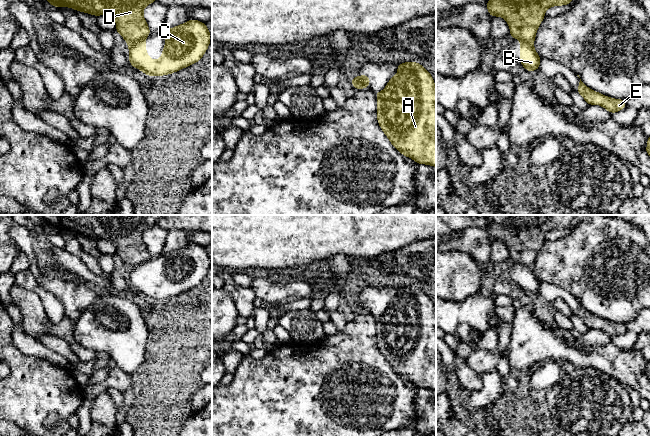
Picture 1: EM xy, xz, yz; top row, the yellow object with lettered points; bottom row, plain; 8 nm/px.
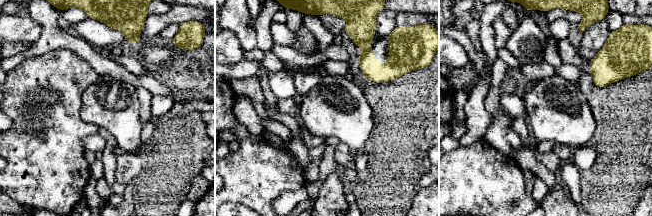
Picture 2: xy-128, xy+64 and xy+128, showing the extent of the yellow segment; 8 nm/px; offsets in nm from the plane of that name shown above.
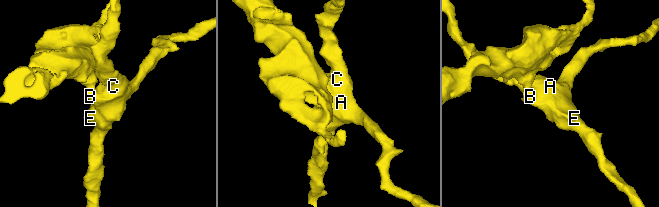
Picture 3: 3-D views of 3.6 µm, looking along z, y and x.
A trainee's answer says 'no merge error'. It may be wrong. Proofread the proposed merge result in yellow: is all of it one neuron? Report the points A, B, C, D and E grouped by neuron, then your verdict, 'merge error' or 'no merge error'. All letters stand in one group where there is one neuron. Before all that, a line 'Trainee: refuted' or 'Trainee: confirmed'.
Trainee: refuted
groups A B C E / D; merge error

